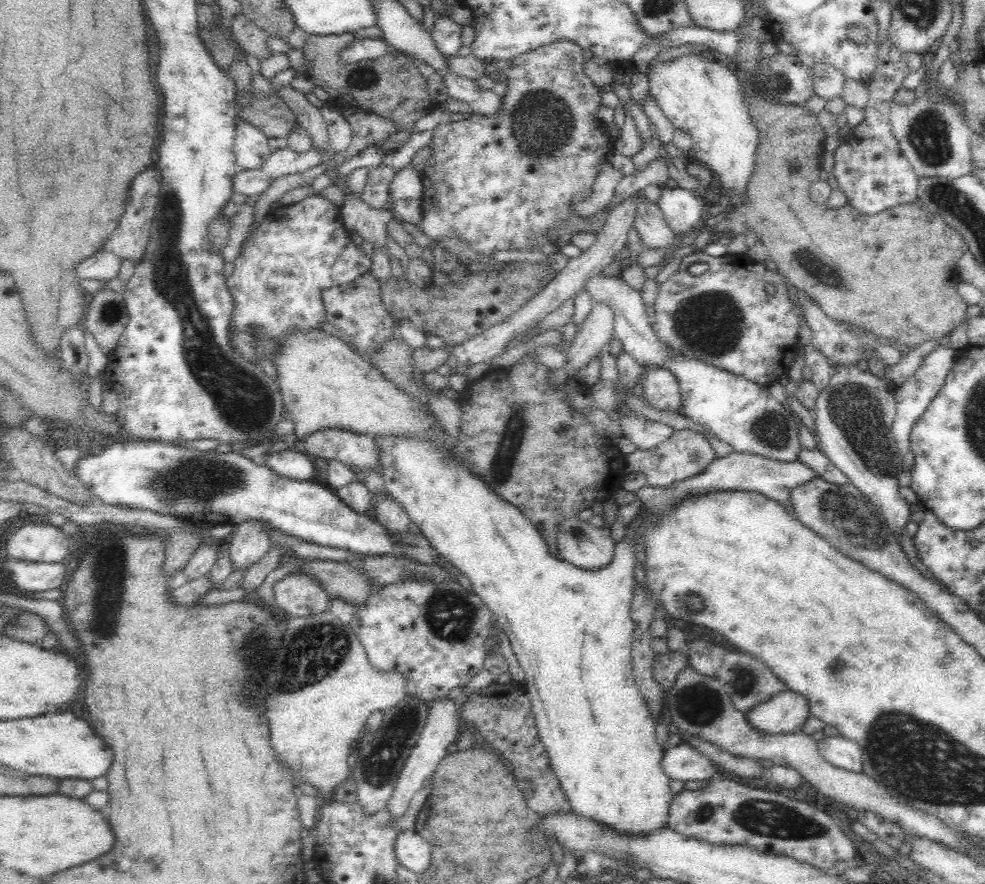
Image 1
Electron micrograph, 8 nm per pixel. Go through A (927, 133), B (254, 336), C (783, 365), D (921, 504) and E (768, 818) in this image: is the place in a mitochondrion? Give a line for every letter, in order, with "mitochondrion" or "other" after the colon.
A: mitochondrion
B: mitochondrion
C: other
D: other
E: mitochondrion

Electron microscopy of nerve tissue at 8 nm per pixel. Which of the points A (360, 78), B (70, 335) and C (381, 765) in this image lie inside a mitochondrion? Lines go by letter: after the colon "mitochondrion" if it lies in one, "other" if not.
A: mitochondrion
B: other
C: mitochondrion

